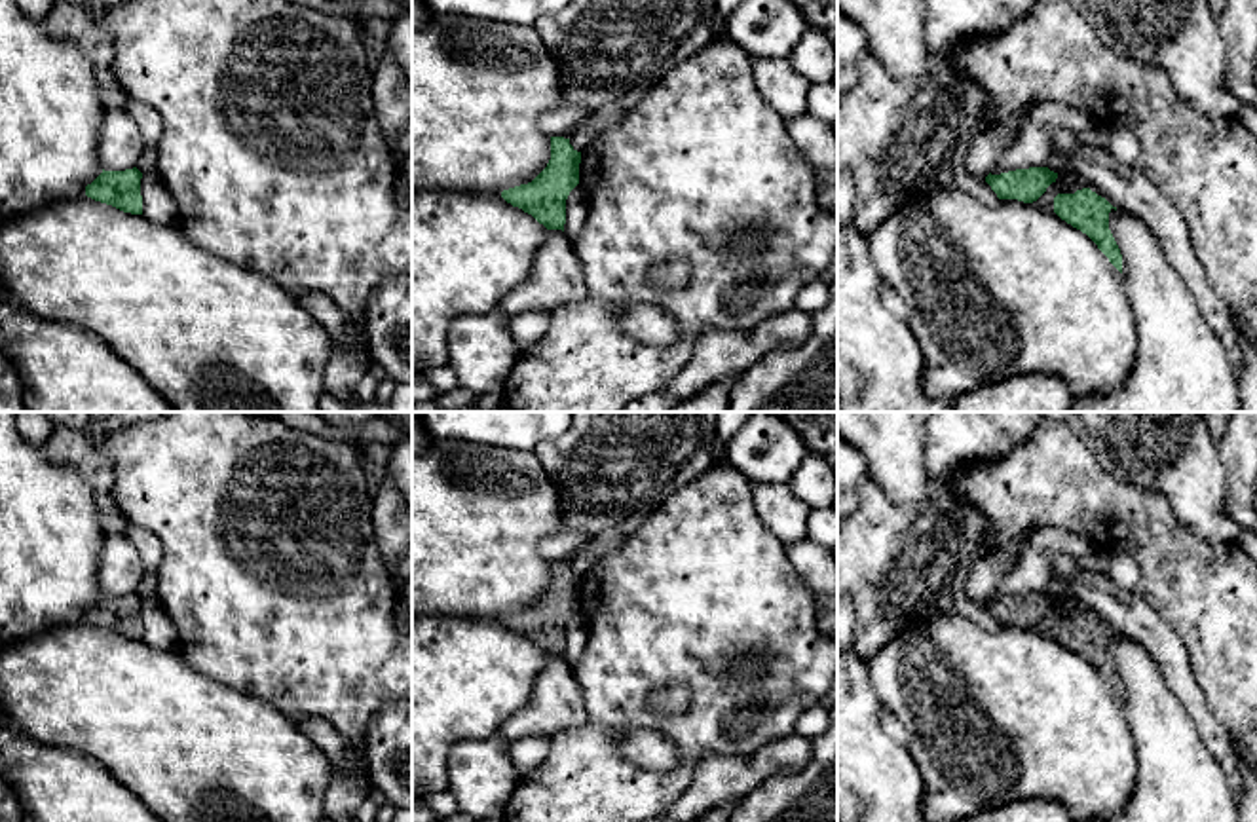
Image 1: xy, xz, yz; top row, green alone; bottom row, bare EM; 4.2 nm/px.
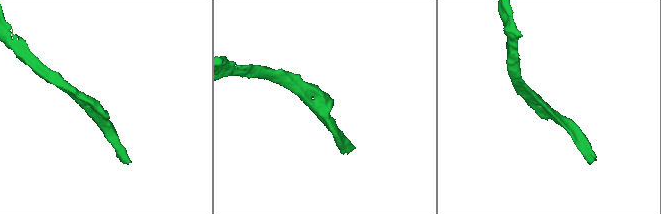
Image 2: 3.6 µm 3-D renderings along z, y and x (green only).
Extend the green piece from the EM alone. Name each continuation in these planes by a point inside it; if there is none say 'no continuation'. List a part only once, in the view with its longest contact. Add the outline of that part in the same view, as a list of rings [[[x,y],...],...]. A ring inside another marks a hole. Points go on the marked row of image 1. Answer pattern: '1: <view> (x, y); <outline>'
no continuation

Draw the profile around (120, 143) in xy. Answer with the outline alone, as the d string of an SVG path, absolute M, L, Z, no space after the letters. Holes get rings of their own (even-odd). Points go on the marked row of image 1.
M104 108L97 158L104 171L137 167L144 140L137 121L123 108Z

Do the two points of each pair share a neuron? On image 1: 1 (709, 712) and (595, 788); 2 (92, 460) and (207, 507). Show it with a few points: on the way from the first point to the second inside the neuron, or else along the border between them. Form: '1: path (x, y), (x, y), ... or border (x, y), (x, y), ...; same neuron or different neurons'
1: path (692, 748), (688, 765), (665, 788), (631, 788); same neuron
2: border (109, 433), (105, 452), (112, 467), (111, 492); different neurons

